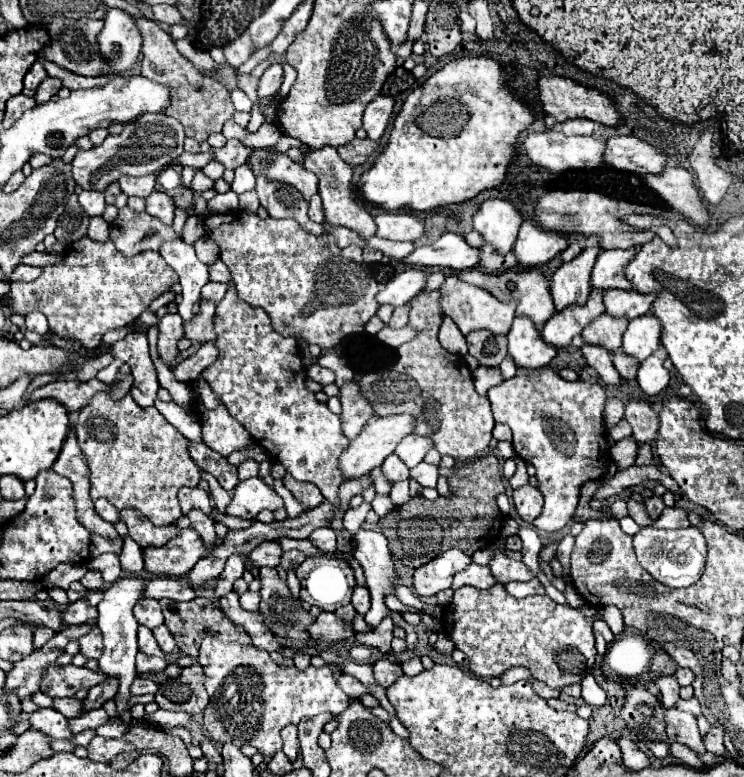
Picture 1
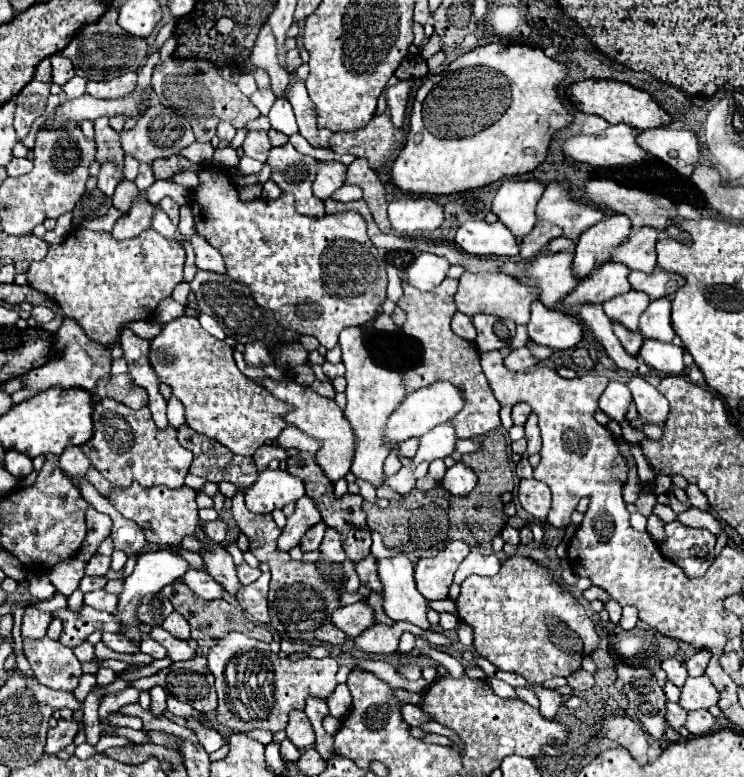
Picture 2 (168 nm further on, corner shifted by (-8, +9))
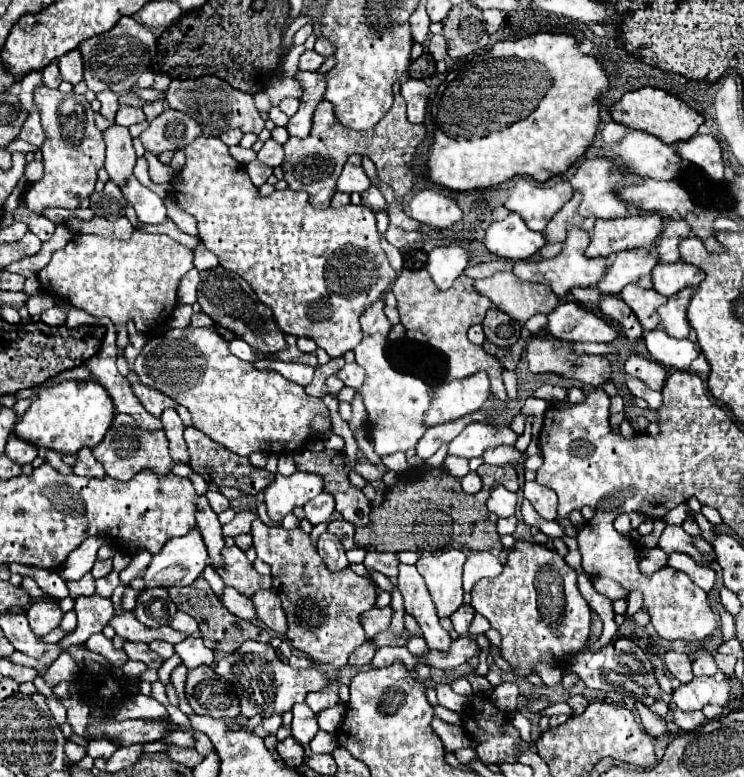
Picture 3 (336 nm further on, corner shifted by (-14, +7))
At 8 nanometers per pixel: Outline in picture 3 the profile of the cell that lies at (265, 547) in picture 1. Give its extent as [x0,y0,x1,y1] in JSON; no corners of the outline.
[304,491,334,525]

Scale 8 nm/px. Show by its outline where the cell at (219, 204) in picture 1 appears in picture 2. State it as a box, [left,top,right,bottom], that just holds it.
[238,184,263,201]

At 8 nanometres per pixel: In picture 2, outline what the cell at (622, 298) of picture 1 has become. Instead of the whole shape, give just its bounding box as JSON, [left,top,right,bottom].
[628,271,684,299]

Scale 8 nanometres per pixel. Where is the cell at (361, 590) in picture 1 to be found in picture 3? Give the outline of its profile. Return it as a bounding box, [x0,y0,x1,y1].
[364,551,398,577]

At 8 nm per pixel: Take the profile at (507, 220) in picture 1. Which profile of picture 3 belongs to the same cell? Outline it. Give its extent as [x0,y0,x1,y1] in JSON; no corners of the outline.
[506,179,574,231]

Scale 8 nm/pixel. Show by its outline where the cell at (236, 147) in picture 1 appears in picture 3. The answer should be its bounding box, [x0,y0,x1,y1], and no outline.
[258,139,284,167]

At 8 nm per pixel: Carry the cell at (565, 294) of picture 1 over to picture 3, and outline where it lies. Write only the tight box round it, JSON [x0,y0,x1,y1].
[586,213,664,257]

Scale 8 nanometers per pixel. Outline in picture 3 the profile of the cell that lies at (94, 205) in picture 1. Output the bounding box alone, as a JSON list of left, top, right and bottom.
[104,125,136,185]

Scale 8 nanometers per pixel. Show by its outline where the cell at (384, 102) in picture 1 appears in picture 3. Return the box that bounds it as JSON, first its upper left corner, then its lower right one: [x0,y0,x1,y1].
[400,79,430,123]

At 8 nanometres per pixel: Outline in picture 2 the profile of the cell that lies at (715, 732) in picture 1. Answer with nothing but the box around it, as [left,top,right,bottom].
[686,709,718,737]

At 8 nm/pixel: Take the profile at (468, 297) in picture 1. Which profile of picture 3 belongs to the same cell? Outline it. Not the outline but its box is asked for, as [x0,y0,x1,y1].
[474,271,562,323]

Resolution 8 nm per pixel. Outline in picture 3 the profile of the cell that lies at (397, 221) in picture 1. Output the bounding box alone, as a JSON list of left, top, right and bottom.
[408,189,462,229]

